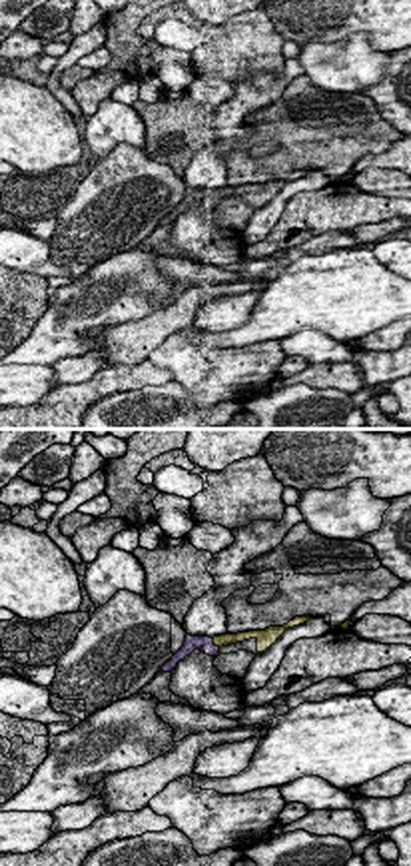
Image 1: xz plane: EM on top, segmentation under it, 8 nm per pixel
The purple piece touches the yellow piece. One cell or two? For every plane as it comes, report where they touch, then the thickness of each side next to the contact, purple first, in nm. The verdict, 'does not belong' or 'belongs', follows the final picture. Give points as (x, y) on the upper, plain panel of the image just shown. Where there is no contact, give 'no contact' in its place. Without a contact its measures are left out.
contact (214, 198); calibres 130 and 100 nm

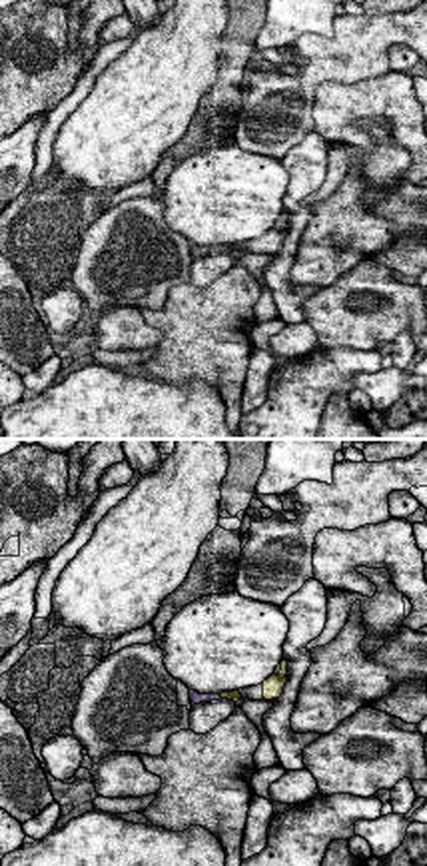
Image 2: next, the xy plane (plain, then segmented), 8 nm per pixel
no contact

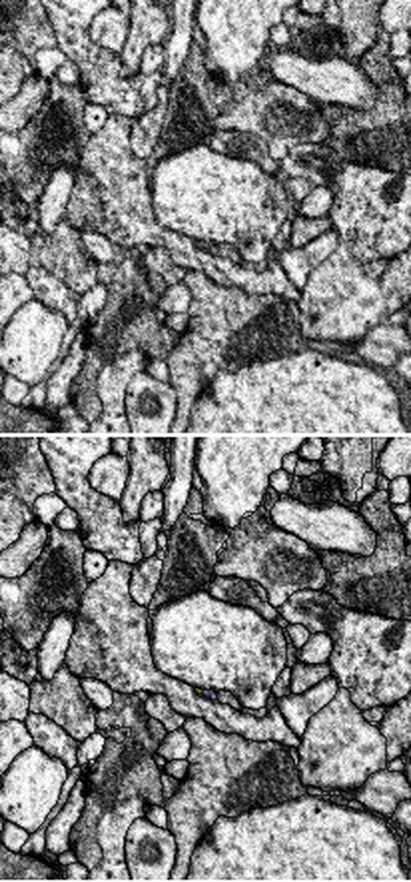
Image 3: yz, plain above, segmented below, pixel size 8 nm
no contact

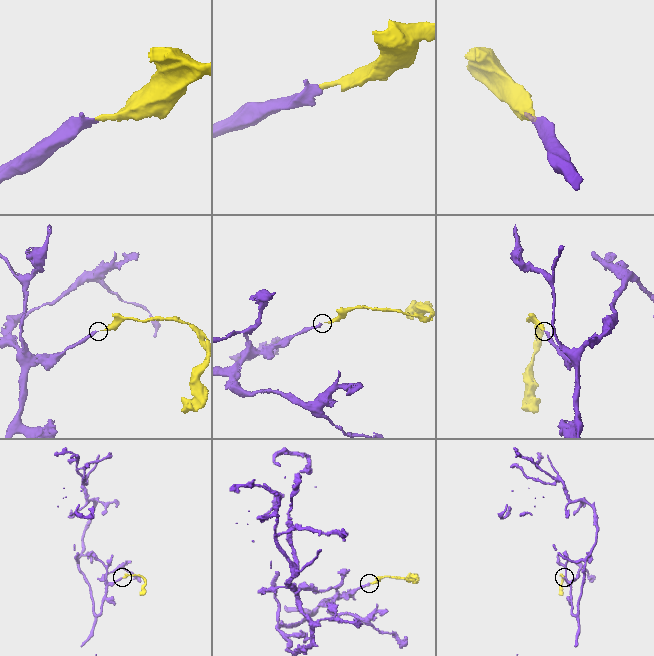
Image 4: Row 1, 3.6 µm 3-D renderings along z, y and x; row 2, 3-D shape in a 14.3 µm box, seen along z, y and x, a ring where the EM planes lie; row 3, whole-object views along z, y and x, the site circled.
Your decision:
belongs

